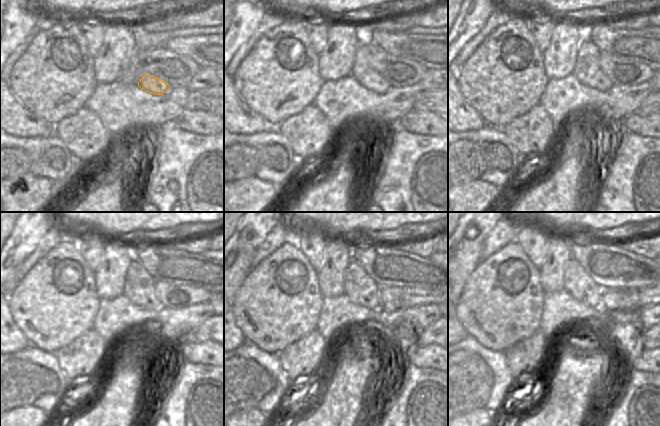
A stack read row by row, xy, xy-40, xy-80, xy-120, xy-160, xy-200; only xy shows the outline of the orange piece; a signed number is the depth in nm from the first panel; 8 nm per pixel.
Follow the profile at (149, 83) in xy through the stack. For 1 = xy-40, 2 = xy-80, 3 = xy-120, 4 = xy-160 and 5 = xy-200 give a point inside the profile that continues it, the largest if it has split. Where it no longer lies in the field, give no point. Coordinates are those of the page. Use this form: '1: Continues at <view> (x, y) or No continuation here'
1: Continues at xy-40 (361, 70)
2: Continues at xy-80 (587, 70)
3: Continues at xy-120 (138, 284)
4: Continues at xy-160 (362, 290)
5: Continues at xy-200 (577, 282).

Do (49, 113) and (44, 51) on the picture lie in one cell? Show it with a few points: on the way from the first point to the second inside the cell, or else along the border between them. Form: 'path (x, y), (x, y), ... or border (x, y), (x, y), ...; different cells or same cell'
path (49, 98), (49, 66); same cell

